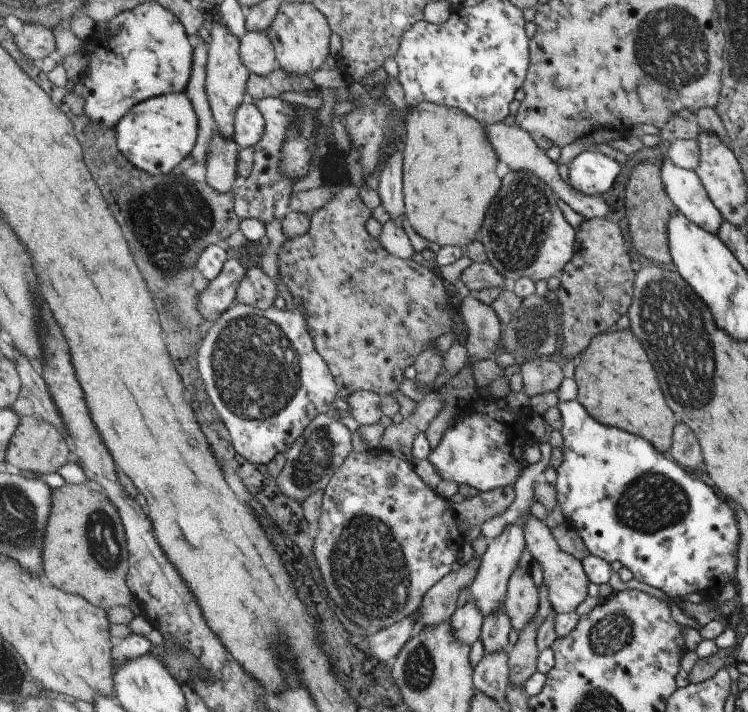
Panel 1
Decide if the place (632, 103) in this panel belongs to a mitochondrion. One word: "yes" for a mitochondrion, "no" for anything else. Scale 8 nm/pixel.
no

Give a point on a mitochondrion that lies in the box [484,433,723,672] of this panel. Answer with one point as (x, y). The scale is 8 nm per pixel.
(652, 503)

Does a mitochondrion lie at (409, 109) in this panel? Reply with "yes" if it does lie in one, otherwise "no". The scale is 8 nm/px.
no

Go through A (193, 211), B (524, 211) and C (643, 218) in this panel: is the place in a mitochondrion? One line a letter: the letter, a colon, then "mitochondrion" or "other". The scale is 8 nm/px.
A: mitochondrion
B: mitochondrion
C: mitochondrion

